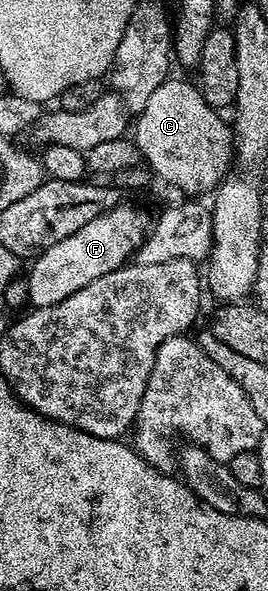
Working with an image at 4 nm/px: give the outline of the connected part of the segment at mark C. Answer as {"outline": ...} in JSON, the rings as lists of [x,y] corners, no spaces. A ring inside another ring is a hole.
{"outline":[[[169,77],[164,80],[154,93],[150,93],[150,101],[141,109],[134,119],[134,142],[140,150],[143,162],[152,170],[153,176],[180,191],[185,191],[188,197],[204,197],[215,192],[225,175],[229,174],[234,163],[234,144],[232,142],[232,129],[226,122],[223,114],[217,108],[211,107],[204,100],[199,86],[195,82],[187,83],[184,79]]]}

